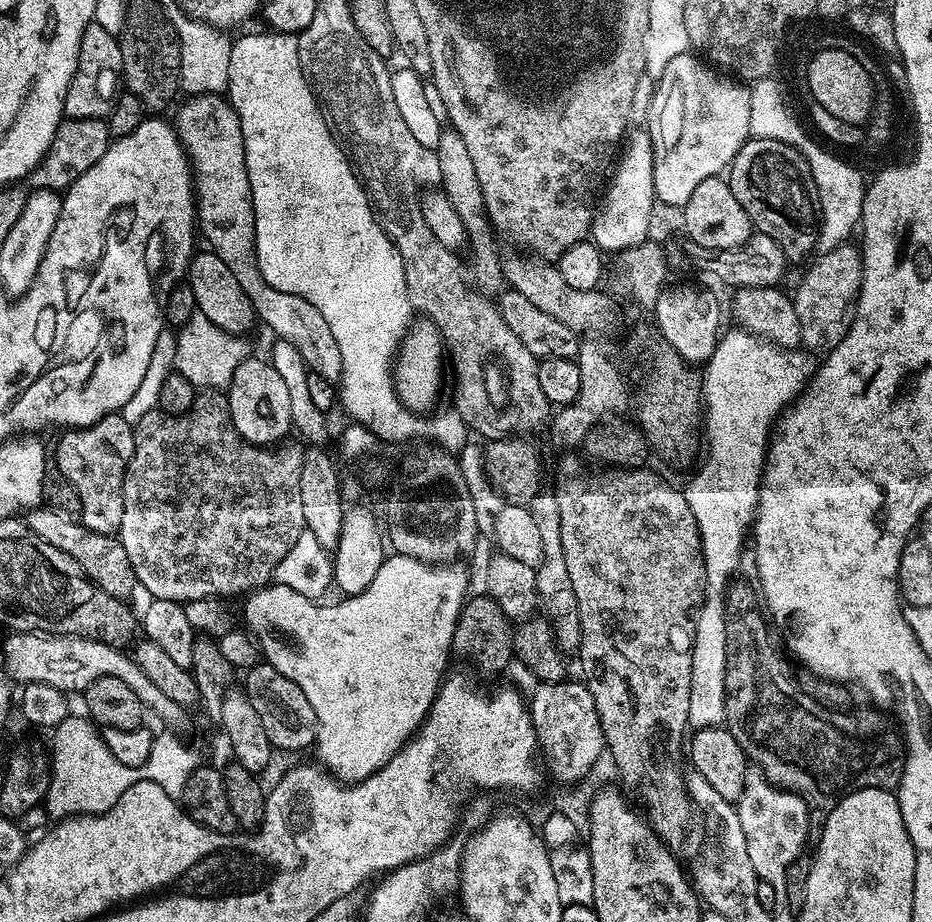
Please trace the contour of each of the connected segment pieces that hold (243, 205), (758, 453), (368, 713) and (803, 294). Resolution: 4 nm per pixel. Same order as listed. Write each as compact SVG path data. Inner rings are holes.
M220 94L189 95L176 112L174 127L184 154L188 157L198 228L208 239L207 247L216 252L238 280L245 298L252 304L259 323L269 324L279 339L296 346L305 359L309 372L339 381L342 354L338 342L330 334L330 325L315 306L298 294L286 294L264 281L256 261L254 206L250 194L250 178L246 170L246 154L242 142L242 126L232 105Z
M743 330L736 332L725 331L716 344L714 354L706 361L706 367L702 372L702 399L706 405L704 414L704 423L706 427L706 444L708 440L708 457L704 460L704 465L700 468L700 473L689 482L688 488L683 489L686 502L690 502L690 510L694 510L694 522L698 522L700 531L700 541L702 542L702 554L706 562L706 588L704 589L704 602L700 605L695 613L696 633L692 643L692 673L690 674L690 714L688 715L688 728L699 730L701 728L718 728L724 724L724 671L726 670L726 630L728 621L724 614L724 598L726 589L730 581L737 575L736 567L740 564L740 551L744 548L744 535L749 535L756 518L756 503L760 497L760 475L764 473L764 457L768 455L768 442L770 433L774 427L774 421L795 401L796 397L804 391L807 383L812 378L813 372L816 371L818 364L807 351L789 350L779 348L766 340L761 340L759 336L753 336L752 333Z
M392 554L384 559L381 568L377 571L377 576L370 582L370 586L366 586L361 593L356 595L345 595L337 604L317 603L317 601L298 594L298 590L290 590L290 586L282 586L275 582L251 593L243 601L243 603L245 602L245 622L243 621L243 623L246 625L247 631L255 636L263 659L272 664L274 670L278 670L278 674L293 680L298 686L298 690L302 690L302 694L306 694L306 702L310 702L316 715L317 729L314 748L315 751L320 751L321 761L319 760L319 763L325 769L330 770L331 775L337 781L351 786L370 778L370 774L374 774L382 766L386 766L390 762L390 758L394 758L394 754L398 754L401 748L417 735L418 729L428 716L432 704L436 701L440 685L445 679L444 667L447 666L448 660L450 661L454 626L458 622L458 614L462 610L465 599L469 595L467 592L468 576L460 569L460 566L433 566L423 560Z
M849 242L815 258L816 265L800 280L794 291L794 303L800 323L800 343L809 353L827 354L846 338L856 316L856 300L864 277L864 257L859 247Z

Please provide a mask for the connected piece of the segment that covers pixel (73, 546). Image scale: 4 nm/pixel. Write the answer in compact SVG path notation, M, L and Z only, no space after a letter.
M47 506L31 509L27 513L26 523L28 529L34 534L38 534L38 538L42 538L42 542L50 542L50 546L58 546L58 550L70 554L70 558L74 558L74 562L78 562L78 566L84 571L85 576L106 594L127 601L128 595L134 590L137 591L136 575L130 566L130 558L126 558L126 550L120 545L116 536L98 534L69 513Z

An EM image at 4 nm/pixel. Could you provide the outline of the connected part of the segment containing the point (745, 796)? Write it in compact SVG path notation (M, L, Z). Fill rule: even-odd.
M758 770L749 771L746 782L744 783L744 789L740 795L740 799L735 801L736 813L738 818L742 822L742 834L746 837L746 850L750 854L750 862L754 862L754 870L756 871L757 881L768 884L774 890L774 897L780 896L780 888L786 888L786 870L792 865L794 860L801 859L802 853L800 852L804 848L804 843L808 840L808 812L810 813L810 805L803 800L798 794L793 792L786 792L782 788L776 787L776 785L770 783L765 779L764 775L761 774Z

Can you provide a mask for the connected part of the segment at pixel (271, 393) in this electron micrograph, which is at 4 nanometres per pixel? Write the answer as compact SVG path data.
M249 358L234 370L234 378L226 389L230 418L243 440L251 444L272 446L283 441L292 428L289 391L281 375L267 359Z

